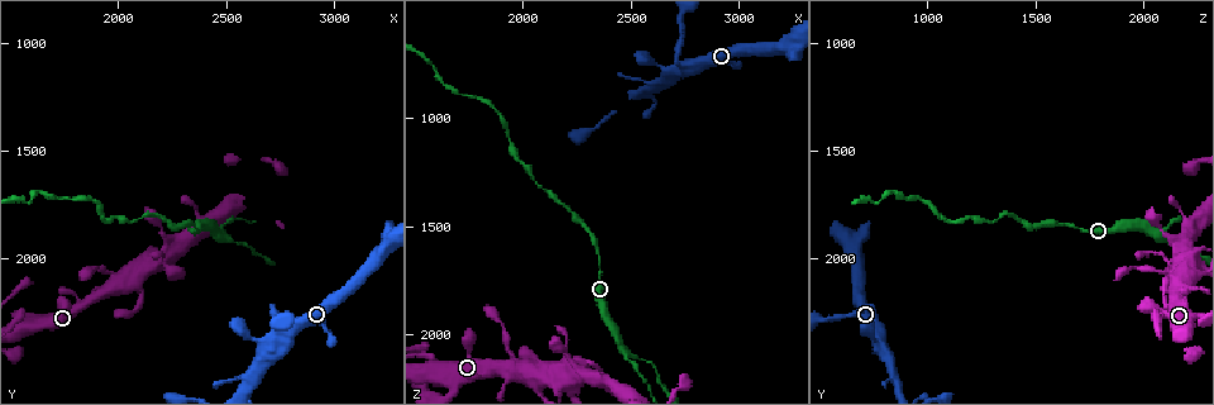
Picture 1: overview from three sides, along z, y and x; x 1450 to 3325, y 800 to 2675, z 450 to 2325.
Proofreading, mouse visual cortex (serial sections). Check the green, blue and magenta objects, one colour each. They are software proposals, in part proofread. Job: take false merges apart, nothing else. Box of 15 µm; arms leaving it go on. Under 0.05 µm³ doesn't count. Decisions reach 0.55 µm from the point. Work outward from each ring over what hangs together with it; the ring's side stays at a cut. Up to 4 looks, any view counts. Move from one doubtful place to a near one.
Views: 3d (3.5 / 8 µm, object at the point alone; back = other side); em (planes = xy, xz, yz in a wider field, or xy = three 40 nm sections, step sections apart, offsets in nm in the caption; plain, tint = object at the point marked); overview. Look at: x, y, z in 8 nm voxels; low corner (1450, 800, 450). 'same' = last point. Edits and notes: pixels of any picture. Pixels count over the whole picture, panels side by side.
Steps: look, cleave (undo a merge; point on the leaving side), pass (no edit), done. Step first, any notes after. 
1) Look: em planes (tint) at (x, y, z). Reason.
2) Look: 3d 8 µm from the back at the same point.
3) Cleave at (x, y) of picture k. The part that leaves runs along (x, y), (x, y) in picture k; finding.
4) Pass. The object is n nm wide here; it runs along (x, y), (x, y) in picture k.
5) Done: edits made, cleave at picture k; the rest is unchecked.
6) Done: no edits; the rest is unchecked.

Look: 3d 8 µm at (2480, 1910, 2080). Arms part here.

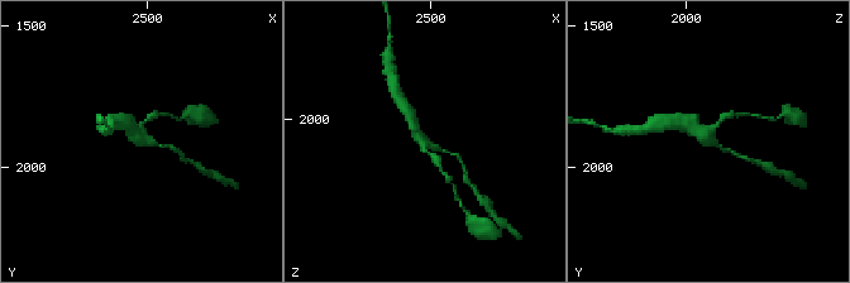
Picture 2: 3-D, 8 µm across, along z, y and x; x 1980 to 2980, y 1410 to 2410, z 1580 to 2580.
Look: em xy step 1 (tint) at (2460, 1900, 2070). Need the tissue.

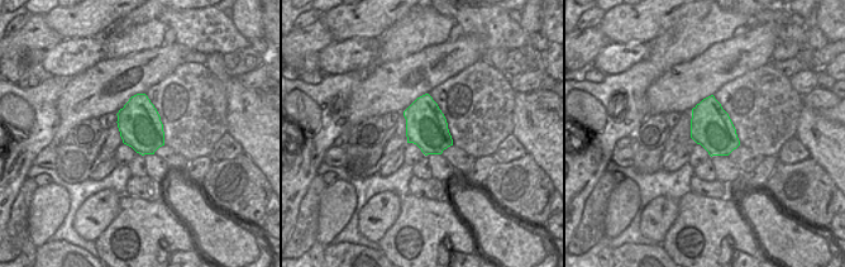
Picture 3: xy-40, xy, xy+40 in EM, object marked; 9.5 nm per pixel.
Pass. The object is 400 nm wide here; it runs along (407, 110), (419, 138), (453, 154) in picture 2; one cell here.

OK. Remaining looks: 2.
Look: 3d 8 µm at (2770, 2300, 750). Narrows sharply.

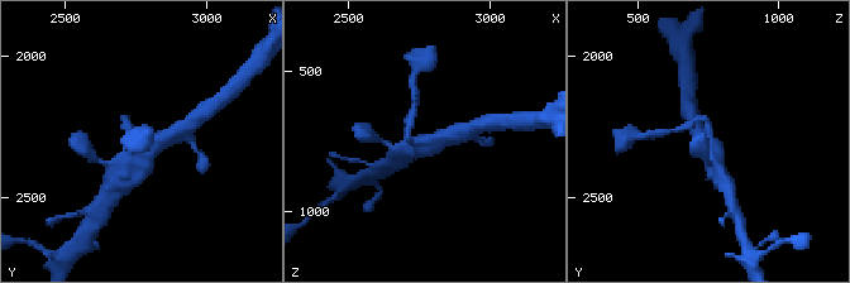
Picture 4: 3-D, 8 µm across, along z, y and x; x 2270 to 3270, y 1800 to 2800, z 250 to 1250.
Look: em xy step 1 (tint) at (2760, 2300, 760). 3 arms meet here; the arms are 150, 400, 500 nm wide.

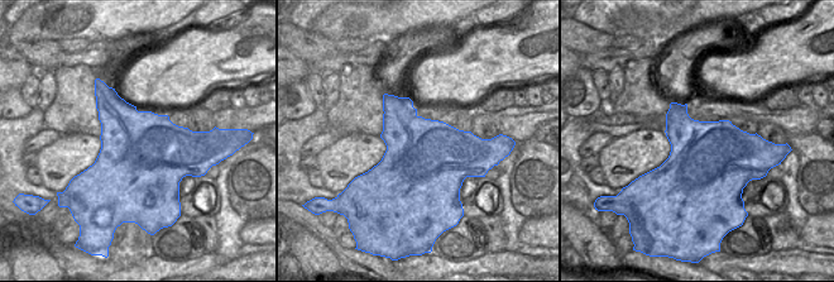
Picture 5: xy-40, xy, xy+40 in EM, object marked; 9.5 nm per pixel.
Pass. All the same cell.

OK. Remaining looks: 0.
Done: no edits; the rest is unchecked.

